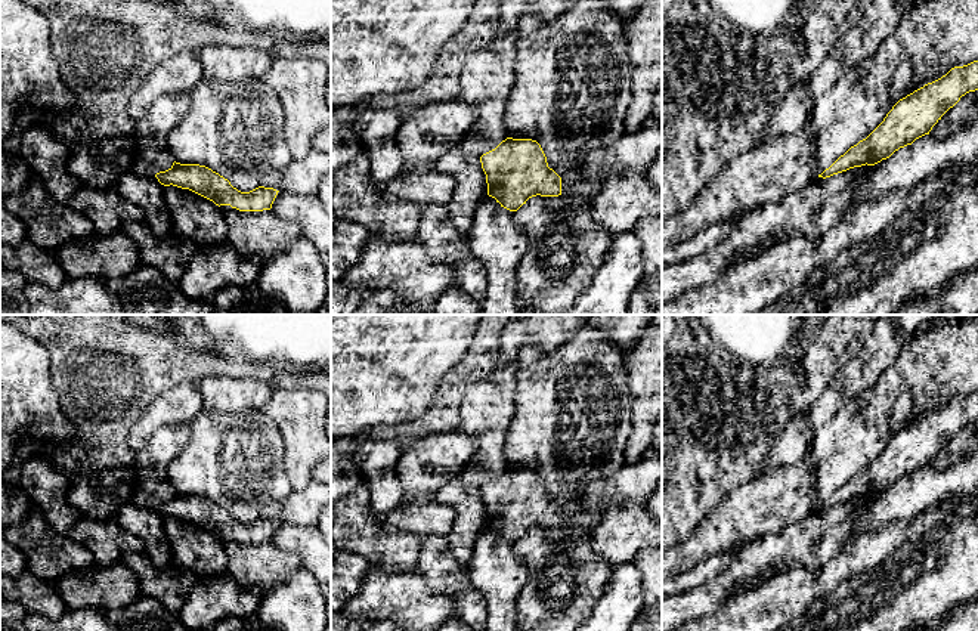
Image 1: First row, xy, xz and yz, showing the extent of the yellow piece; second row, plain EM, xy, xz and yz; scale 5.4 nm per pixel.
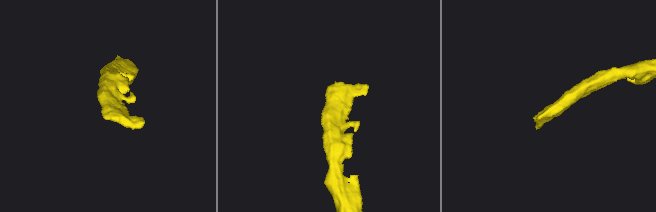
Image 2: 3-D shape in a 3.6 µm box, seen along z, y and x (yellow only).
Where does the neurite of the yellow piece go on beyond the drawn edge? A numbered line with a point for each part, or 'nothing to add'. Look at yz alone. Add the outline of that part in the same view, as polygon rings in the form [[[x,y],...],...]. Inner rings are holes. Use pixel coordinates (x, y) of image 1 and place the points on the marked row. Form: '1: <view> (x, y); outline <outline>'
nothing to add

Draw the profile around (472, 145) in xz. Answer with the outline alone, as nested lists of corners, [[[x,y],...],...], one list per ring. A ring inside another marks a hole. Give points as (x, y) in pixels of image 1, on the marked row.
[[[517,30],[501,33],[468,55],[459,75],[459,96],[474,109],[476,120],[461,148],[482,157],[508,137],[504,117],[516,81]]]

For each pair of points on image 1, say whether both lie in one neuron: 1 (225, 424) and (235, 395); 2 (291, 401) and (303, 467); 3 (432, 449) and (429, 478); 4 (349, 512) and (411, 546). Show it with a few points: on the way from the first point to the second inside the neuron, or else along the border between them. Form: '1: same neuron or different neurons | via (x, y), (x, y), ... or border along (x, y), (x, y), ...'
1: different neurons | border along (204, 408), (216, 411), (262, 411)
2: same neuron | via (302, 417), (303, 451)
3: same neuron | via (432, 457), (427, 470)
4: same neuron | via (364, 528), (381, 546), (395, 546)

